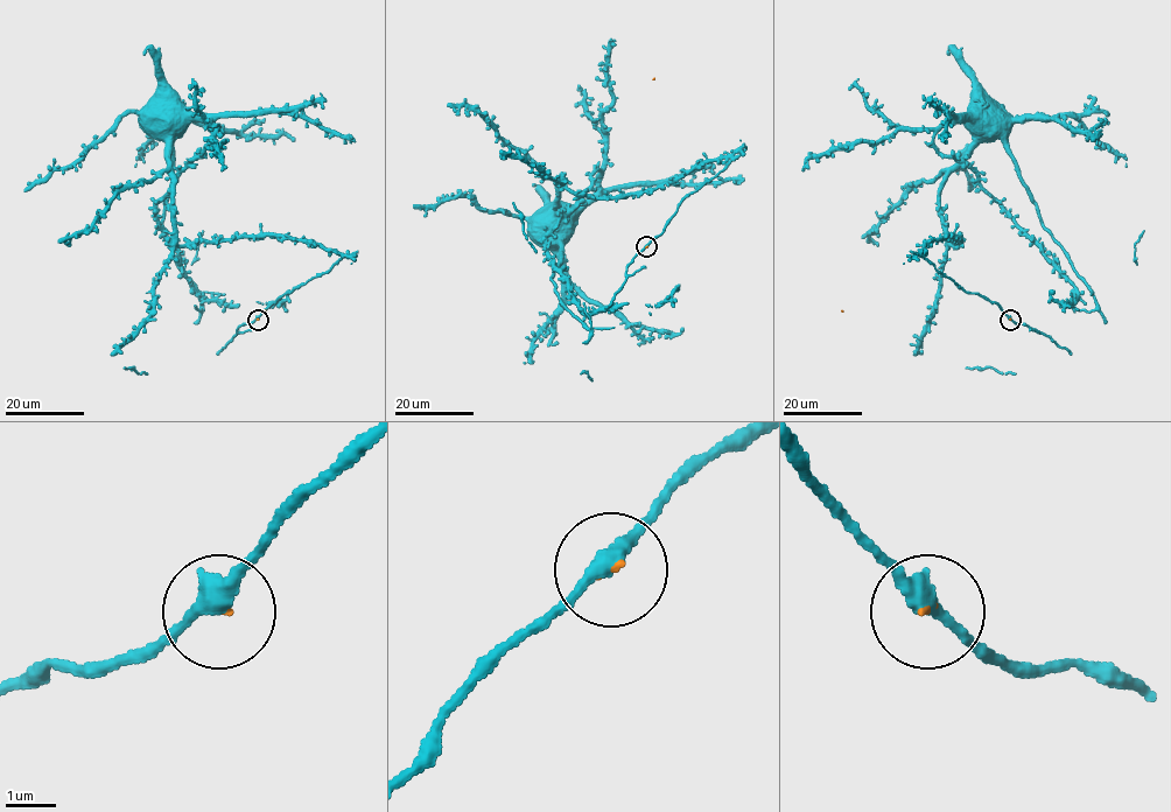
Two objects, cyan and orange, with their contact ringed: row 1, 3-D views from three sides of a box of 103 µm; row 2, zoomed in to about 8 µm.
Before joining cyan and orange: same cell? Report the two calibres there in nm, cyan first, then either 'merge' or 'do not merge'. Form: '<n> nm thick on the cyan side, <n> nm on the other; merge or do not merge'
360 nm thick on the cyan side, 50 nm on the other; merge

